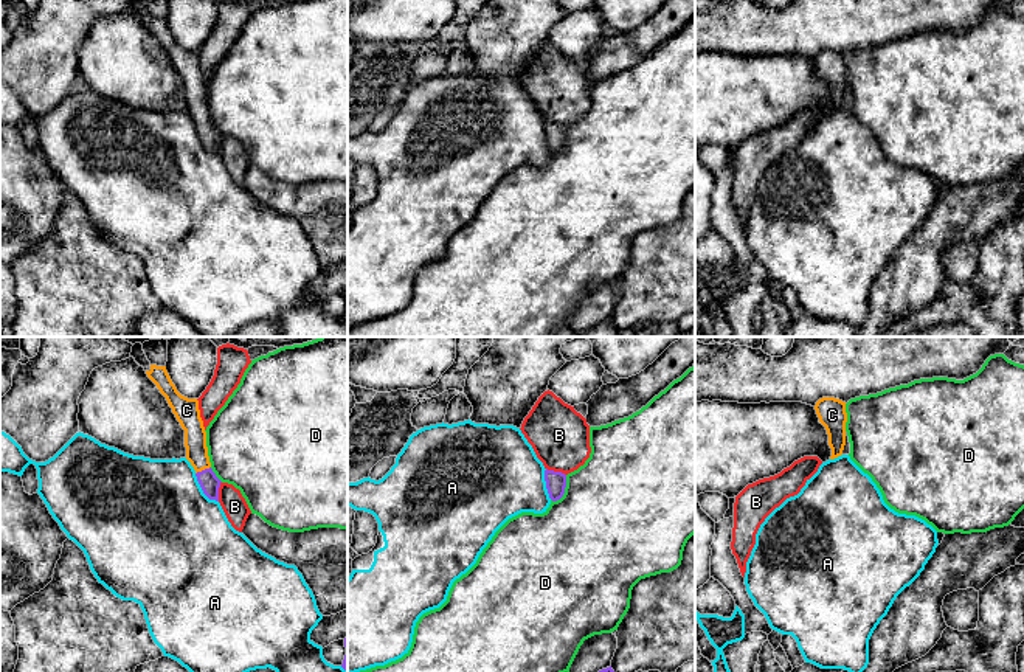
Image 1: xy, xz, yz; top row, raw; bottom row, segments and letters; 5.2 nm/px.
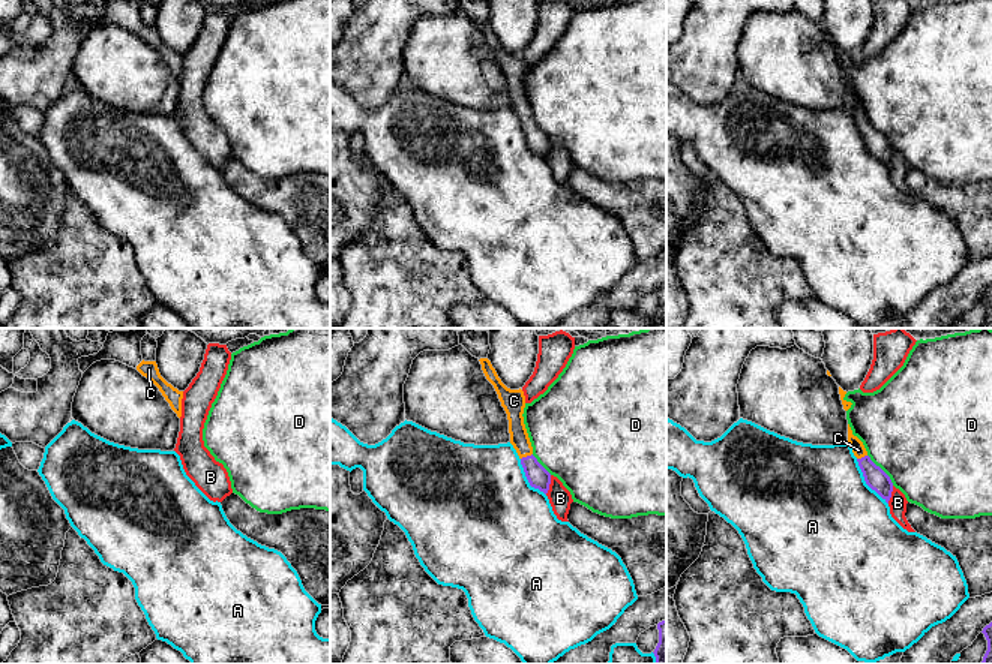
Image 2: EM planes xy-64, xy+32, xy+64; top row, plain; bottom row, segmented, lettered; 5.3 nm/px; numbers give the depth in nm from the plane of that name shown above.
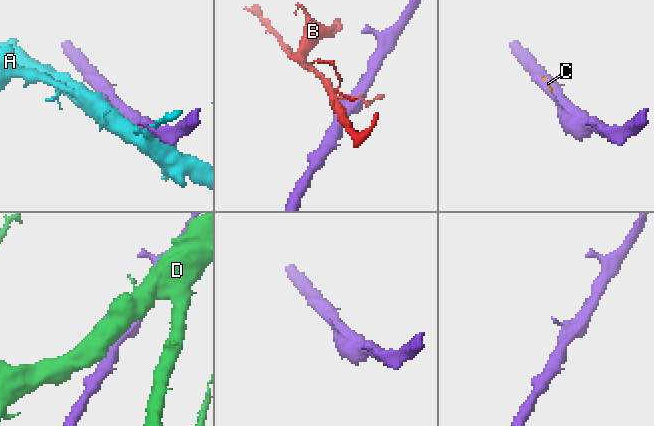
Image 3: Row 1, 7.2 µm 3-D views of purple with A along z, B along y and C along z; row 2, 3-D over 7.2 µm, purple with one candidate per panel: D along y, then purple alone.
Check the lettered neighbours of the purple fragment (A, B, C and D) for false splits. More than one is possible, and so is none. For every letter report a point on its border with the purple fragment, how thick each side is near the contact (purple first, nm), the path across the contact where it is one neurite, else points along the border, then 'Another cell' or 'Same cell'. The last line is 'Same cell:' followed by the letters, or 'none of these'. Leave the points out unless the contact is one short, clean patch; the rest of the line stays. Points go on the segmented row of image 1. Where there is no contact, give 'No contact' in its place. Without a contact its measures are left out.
A: Touches purple at xy (202, 489). Thickness 100 nm (purple) against 500 nm. Another cell
B: Touches purple at xz (556, 472). Thickness 110 nm (purple) against 300 nm. Another cell
C: Touches purple at xy (202, 471). Thickness 100 nm (purple) against 110 nm. Path across: xy (210, 483), (202, 471), (194, 432). Same cell
D: Touches purple at xz (563, 491). Thickness 110 nm (purple) against 500 nm. Another cell
Same cell: C

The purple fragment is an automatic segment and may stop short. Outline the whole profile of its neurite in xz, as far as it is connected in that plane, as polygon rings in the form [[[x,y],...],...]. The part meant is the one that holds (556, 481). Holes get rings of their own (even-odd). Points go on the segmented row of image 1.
[[[545,470],[545,481],[549,498],[557,501],[563,497],[566,487],[566,475],[562,472]]]

